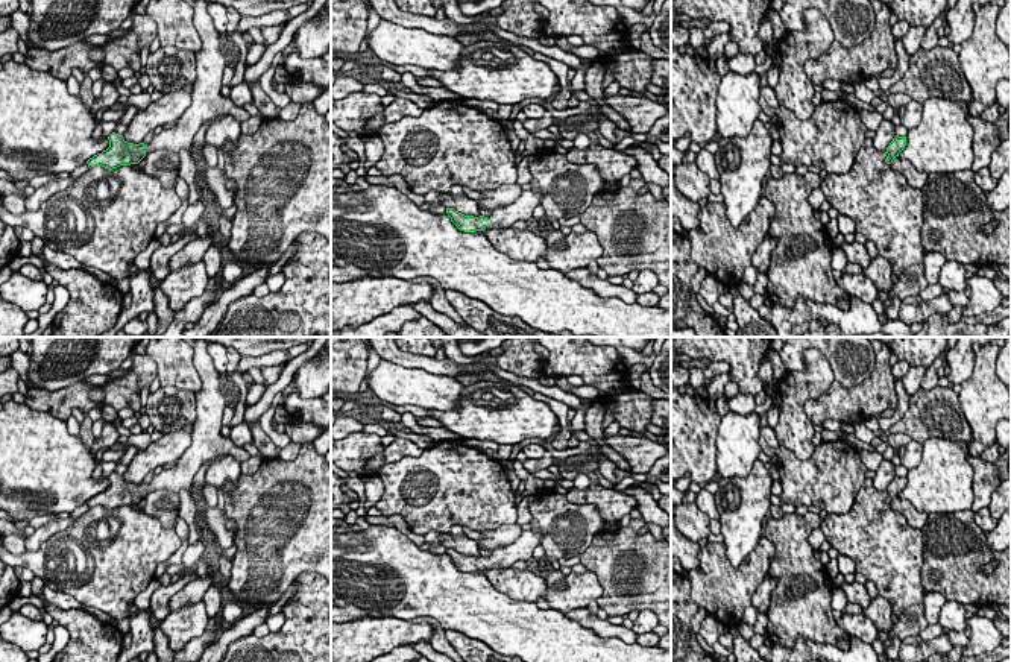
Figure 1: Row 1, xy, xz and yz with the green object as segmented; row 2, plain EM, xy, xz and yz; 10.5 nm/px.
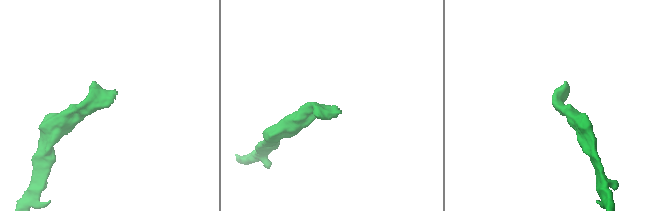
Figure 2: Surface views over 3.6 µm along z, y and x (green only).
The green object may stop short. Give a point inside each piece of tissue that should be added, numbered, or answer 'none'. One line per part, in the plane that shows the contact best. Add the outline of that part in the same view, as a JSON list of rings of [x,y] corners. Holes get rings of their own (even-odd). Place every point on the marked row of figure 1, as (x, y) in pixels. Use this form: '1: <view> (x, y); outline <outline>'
1: xz (504, 216); outline [[[525,190],[521,196],[509,205],[501,205],[490,210],[487,219],[492,220],[486,229],[498,228],[510,228],[515,222],[530,220],[533,217],[533,211],[537,205],[540,205],[542,194],[533,190]]]

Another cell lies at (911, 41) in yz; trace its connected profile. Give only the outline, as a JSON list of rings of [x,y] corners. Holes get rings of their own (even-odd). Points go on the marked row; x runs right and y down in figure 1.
[[[918,26],[918,27],[909,27],[909,30],[900,38],[903,43],[905,52],[912,56],[920,47],[921,38],[924,35],[928,27]]]

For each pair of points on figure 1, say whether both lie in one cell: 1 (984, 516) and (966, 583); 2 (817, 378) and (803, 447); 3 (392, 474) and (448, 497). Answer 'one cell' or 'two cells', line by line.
1: two cells
2: one cell
3: one cell

